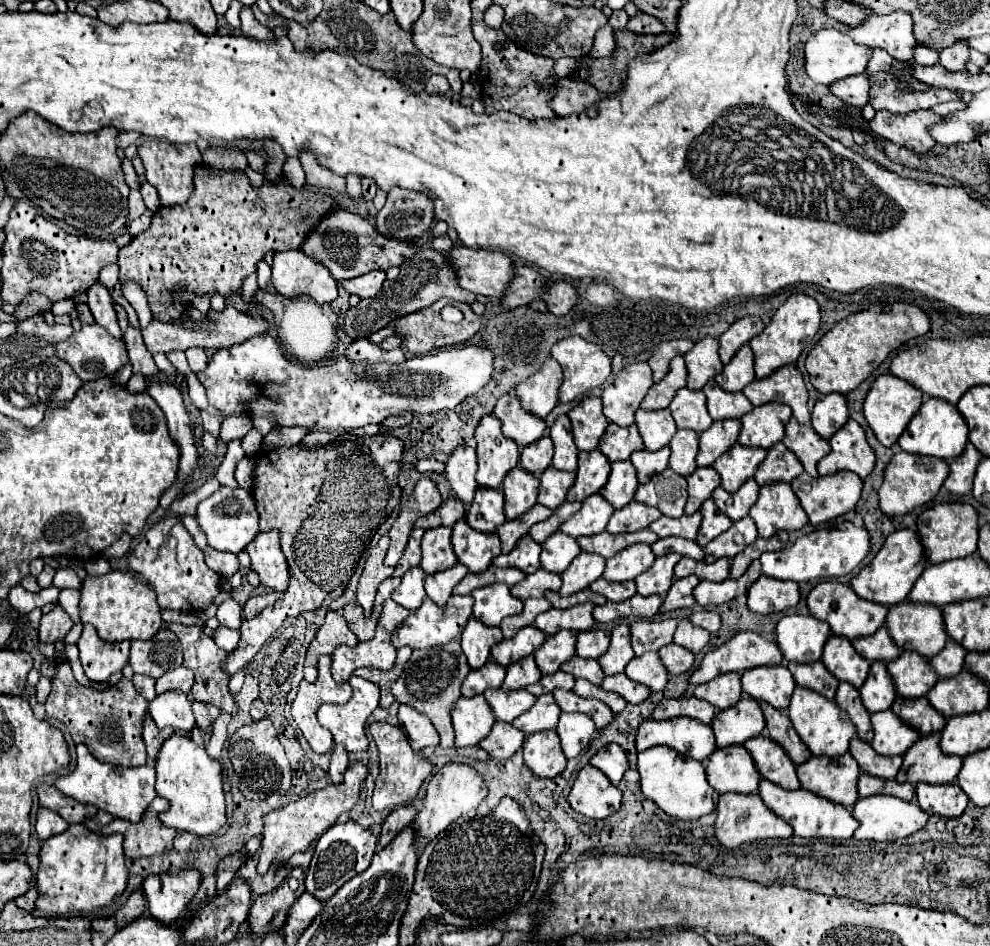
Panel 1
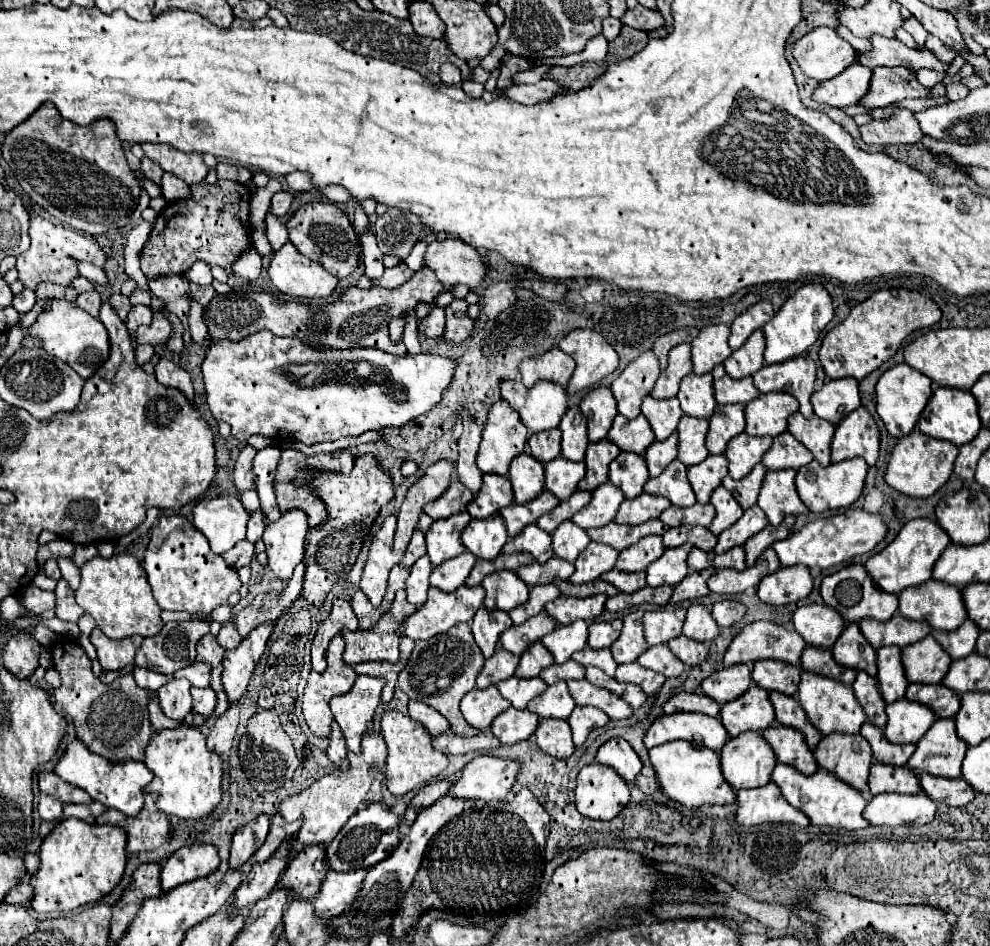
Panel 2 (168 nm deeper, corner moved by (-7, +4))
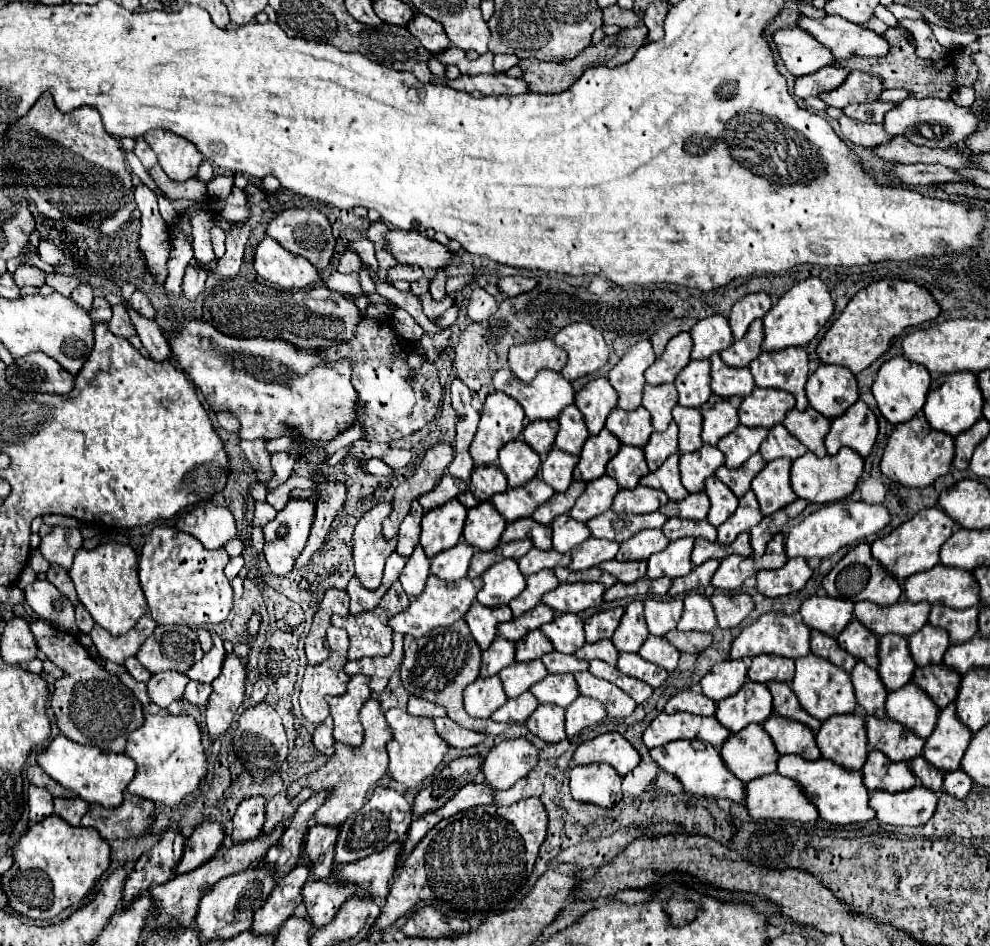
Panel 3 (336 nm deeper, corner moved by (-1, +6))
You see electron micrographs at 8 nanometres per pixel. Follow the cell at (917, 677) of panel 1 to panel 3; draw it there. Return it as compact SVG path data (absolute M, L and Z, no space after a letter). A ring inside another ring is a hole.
M924 625L920 631L916 631L912 637L908 637L910 655L918 667L940 665L948 645L950 645L950 641L948 641L946 631L936 629L932 625Z

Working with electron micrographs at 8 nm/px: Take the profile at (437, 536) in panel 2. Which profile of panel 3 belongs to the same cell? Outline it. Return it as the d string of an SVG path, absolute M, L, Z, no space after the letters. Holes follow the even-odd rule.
M452 499L444 507L436 507L422 517L422 537L420 545L426 551L426 557L432 559L440 551L454 547L460 541L464 521L466 521L466 507L460 501Z

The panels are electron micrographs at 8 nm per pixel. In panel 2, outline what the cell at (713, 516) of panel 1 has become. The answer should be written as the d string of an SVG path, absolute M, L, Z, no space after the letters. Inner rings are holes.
M720 485L712 493L710 503L716 507L716 517L714 517L712 525L710 525L710 531L714 535L720 535L724 529L734 525L742 517L742 513L744 513L744 509L738 505L738 501L732 497L732 493L724 485Z

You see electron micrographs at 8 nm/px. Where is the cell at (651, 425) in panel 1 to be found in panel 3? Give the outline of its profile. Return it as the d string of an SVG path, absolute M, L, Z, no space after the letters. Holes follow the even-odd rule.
M674 383L666 385L646 385L644 387L644 397L642 397L642 407L652 415L652 427L656 431L666 431L666 427L672 421L672 409L678 401L678 393Z

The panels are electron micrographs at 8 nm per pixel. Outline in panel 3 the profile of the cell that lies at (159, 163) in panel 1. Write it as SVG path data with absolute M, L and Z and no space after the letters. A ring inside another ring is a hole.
M150 131L144 135L144 141L156 153L160 167L174 181L186 181L196 175L198 165L202 163L202 153L180 135L170 131Z

